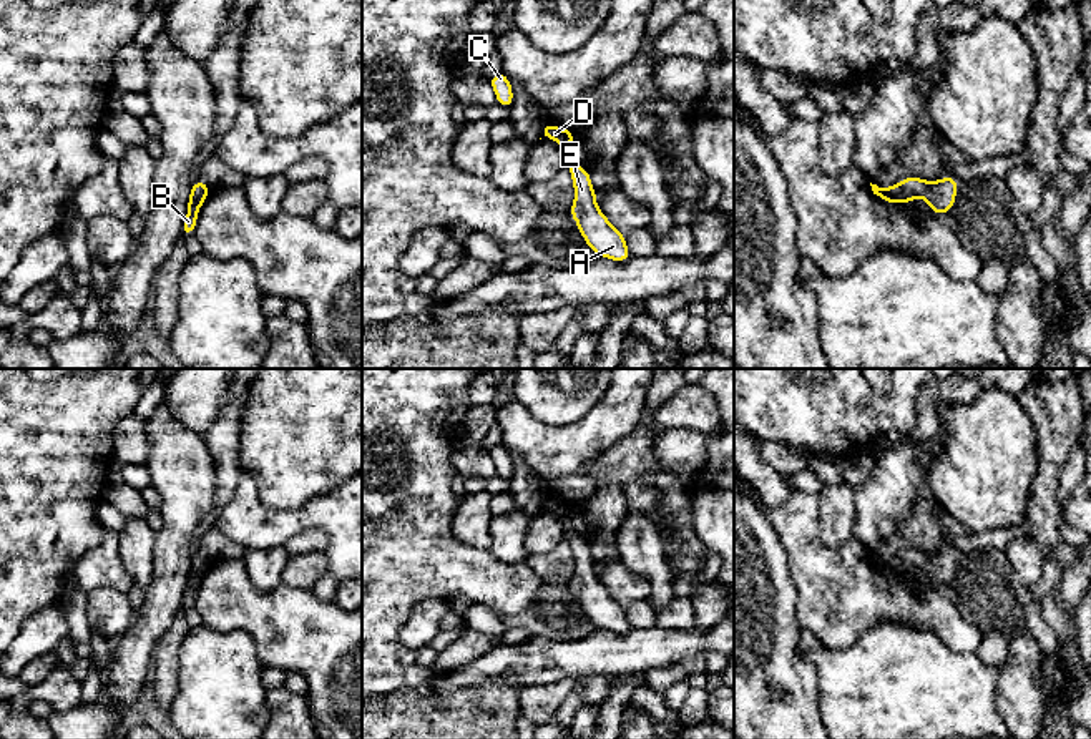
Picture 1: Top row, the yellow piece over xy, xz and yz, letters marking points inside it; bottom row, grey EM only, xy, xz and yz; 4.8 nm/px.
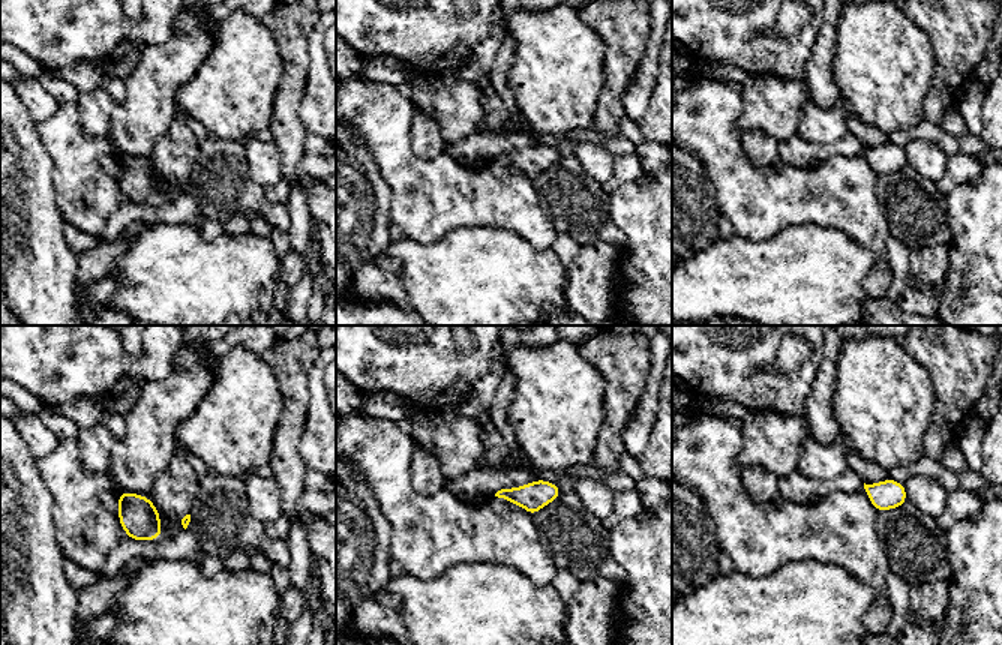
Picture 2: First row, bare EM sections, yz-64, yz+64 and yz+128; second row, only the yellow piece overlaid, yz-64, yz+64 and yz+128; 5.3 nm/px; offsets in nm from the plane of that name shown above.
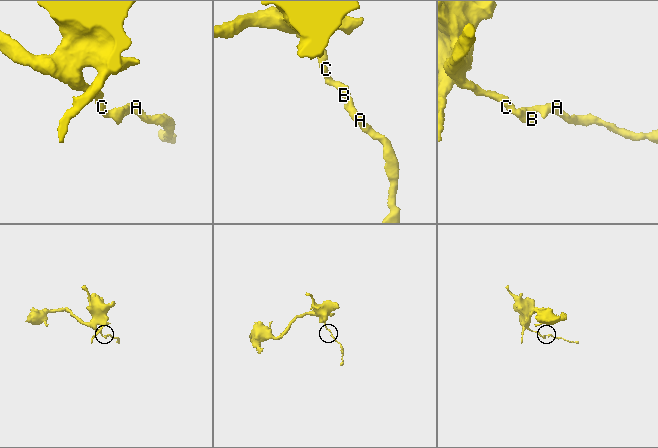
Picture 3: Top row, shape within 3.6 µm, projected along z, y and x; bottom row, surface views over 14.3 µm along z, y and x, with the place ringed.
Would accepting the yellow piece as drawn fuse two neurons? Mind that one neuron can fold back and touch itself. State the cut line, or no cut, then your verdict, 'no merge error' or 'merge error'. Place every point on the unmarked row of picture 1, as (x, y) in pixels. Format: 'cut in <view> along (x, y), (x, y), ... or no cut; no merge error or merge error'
no cut; no merge error

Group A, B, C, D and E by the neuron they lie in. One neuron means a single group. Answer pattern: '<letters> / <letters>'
A B C D E

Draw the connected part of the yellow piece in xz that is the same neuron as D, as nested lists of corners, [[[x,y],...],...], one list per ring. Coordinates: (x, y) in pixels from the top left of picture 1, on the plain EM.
[[[550,495],[541,497],[541,510],[550,510],[561,516],[565,538],[568,538],[571,545],[575,575],[568,581],[568,586],[575,590],[586,618],[591,619],[598,629],[603,628],[614,634],[628,633],[631,624],[626,618],[626,608],[614,601],[609,591],[599,583],[591,548],[585,540],[576,536],[571,523],[575,507],[571,502]]]

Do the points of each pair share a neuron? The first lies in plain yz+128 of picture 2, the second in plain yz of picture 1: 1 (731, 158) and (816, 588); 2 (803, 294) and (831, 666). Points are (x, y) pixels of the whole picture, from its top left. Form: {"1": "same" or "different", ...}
{"1": "same", "2": "same"}

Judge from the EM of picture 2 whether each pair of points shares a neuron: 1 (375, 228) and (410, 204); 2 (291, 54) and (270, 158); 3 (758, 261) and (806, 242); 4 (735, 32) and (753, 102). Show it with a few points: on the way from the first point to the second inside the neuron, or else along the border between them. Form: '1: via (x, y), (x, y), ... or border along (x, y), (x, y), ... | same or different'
1: border along (386, 182), (390, 189), (392, 221) | different
2: border along (272, 141), (279, 152), (281, 173), (284, 176) | different
3: via (770, 261), (786, 261), (794, 254) | same
4: border along (749, 74), (774, 74), (783, 80) | different

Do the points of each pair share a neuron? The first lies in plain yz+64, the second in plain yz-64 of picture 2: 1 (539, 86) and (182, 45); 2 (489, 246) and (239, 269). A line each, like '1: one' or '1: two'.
1: two
2: one

